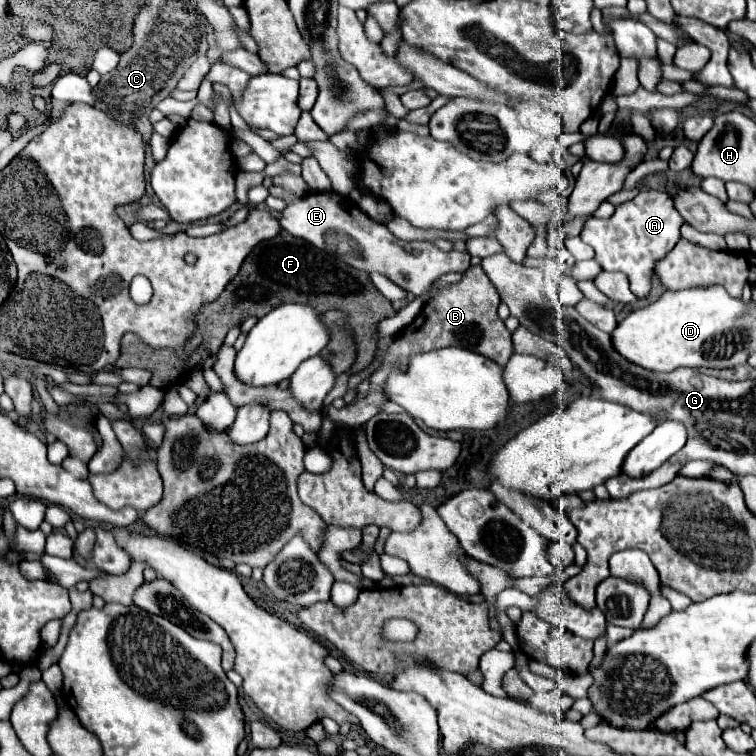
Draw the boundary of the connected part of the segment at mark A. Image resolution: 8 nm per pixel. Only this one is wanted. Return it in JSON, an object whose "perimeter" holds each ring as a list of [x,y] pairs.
{"perimeter":[[[640,191],[632,201],[616,207],[608,219],[590,217],[584,223],[580,239],[594,247],[596,261],[604,271],[622,271],[630,277],[630,289],[636,297],[644,297],[650,289],[654,263],[662,259],[680,239],[682,217],[672,207],[672,199],[660,191]]]}

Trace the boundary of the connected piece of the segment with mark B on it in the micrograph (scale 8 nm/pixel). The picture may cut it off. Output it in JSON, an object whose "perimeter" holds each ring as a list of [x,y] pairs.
{"perimeter":[[[472,265],[466,273],[462,273],[462,279],[458,283],[442,285],[440,289],[436,289],[434,297],[422,307],[420,315],[388,345],[384,359],[394,363],[420,351],[464,347],[468,351],[494,359],[498,365],[504,367],[508,357],[512,355],[512,339],[504,323],[498,319],[498,305],[500,297],[494,285],[490,283],[480,265]]]}

